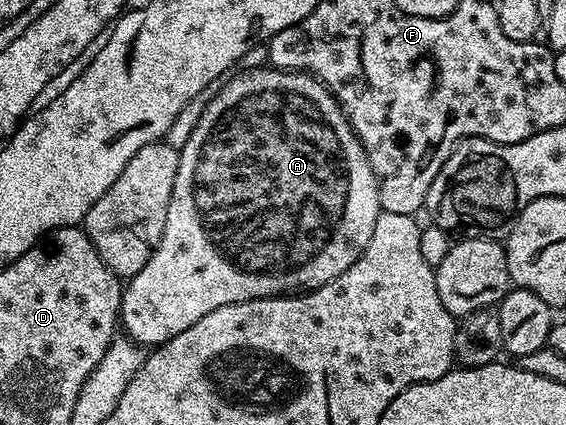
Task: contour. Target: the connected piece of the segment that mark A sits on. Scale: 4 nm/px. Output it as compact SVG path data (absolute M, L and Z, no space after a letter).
M264 66L251 68L247 72L236 71L227 82L220 92L212 95L209 106L205 106L205 114L201 114L201 118L197 118L197 126L193 126L193 134L189 134L185 146L179 149L177 178L173 178L173 194L169 198L169 214L165 214L165 234L161 234L161 242L153 250L149 262L145 262L145 266L141 266L141 270L126 281L123 289L123 301L119 307L121 328L140 346L158 346L169 342L169 338L177 338L181 330L189 330L193 322L201 322L205 314L233 302L302 294L310 292L312 288L320 288L325 282L333 282L333 278L345 274L345 270L349 270L349 266L361 258L365 246L369 246L369 238L373 238L373 226L377 226L381 211L379 183L335 95L320 80L306 72L286 72Z

